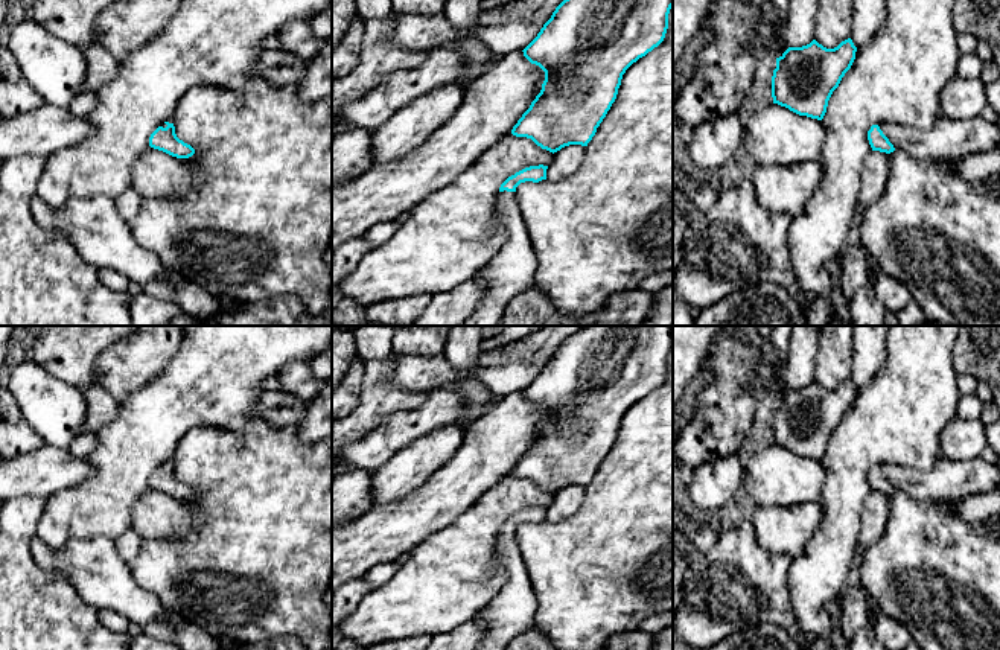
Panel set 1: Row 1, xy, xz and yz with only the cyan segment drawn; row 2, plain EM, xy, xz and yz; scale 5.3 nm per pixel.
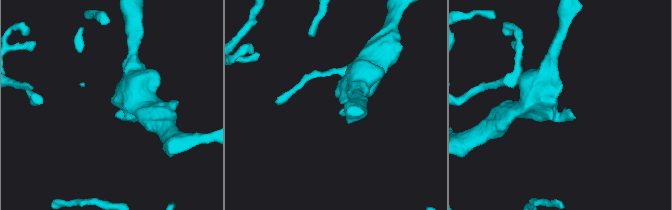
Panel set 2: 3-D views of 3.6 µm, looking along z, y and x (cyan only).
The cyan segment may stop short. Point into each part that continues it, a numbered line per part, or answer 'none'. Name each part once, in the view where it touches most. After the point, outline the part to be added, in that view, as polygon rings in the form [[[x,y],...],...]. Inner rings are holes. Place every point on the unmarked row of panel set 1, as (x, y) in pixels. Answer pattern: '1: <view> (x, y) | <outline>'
1: yz (947, 480) | [[[942,457],[932,469],[878,466],[895,490],[915,501],[960,499],[1000,487],[1000,467],[983,458],[954,461]]]

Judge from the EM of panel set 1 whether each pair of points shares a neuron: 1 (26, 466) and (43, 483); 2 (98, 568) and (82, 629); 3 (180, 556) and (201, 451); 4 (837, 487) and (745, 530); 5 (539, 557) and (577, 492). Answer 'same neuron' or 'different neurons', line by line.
1: same neuron
2: different neurons
3: same neuron
4: different neurons
5: different neurons

